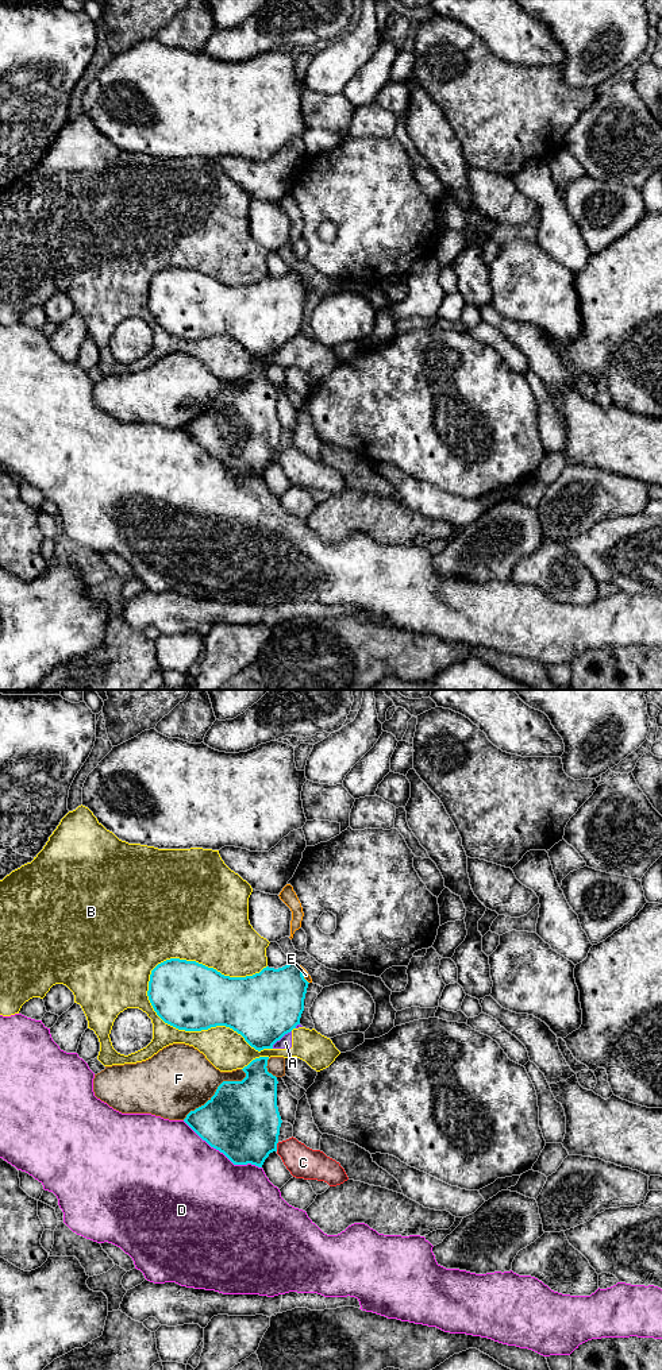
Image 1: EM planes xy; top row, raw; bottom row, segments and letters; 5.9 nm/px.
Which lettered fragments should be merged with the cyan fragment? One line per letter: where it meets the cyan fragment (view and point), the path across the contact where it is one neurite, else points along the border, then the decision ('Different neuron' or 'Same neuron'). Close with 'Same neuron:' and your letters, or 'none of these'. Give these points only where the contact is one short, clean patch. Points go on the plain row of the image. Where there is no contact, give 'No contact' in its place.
A: Touches cyan at xy (280, 347). Different neuron
B: Touches cyan at xy (193, 339). Different neuron
C: Touches cyan at xy (276, 455). Boundary: xy (278, 451), (276, 459). Different neuron
D: Touches cyan at xy (222, 460). Different neuron
E: Touches cyan at xy (301, 282). Different neuron
F: Touches cyan at xy (216, 400). Different neuron
Same neuron: none of these

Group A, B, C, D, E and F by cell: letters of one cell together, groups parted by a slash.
A B / C / D / E / F

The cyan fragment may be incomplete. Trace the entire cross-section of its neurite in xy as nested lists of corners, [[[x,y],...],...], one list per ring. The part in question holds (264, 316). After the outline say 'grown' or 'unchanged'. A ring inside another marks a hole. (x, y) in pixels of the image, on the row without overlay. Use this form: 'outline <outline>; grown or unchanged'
outline [[[170,267],[158,273],[150,283],[149,309],[157,324],[168,333],[185,340],[201,340],[226,335],[240,343],[261,360],[300,333],[308,290],[296,271],[274,278],[263,277],[246,286],[224,285],[196,270]]]; unchanged

